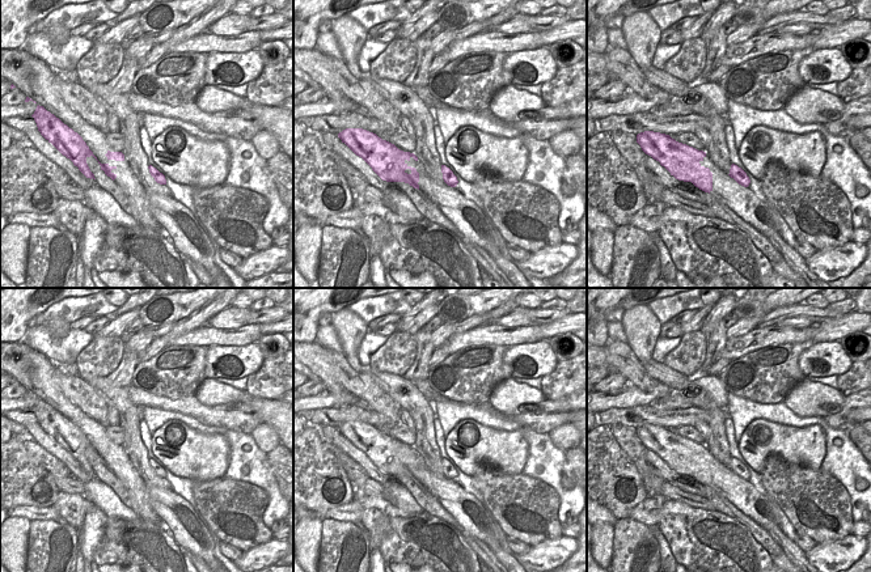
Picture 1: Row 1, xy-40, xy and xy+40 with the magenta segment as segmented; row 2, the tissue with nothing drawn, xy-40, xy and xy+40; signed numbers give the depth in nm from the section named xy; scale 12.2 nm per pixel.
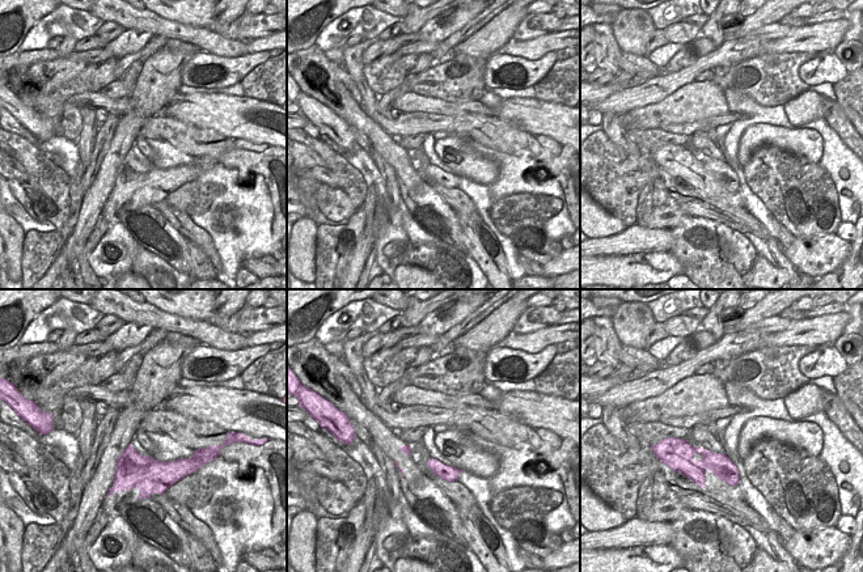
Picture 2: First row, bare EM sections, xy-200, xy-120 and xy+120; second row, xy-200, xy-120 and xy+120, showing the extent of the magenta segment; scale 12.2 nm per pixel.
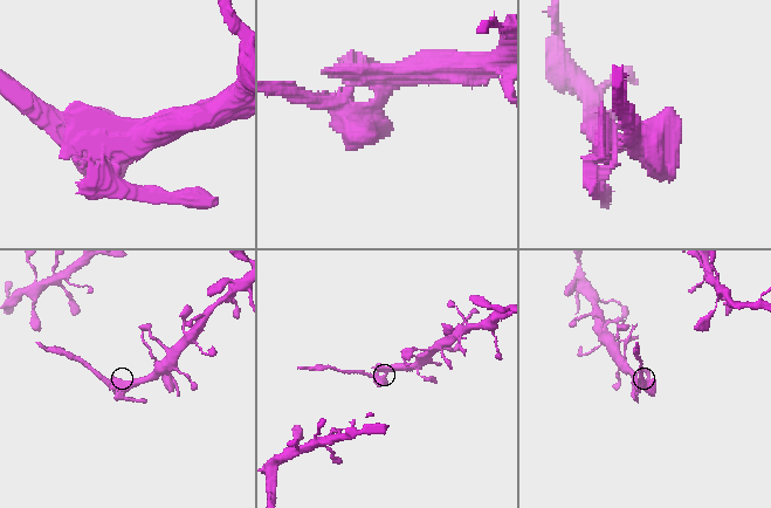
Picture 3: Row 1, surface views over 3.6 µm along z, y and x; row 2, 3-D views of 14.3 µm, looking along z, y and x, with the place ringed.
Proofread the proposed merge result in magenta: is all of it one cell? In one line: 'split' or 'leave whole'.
split

